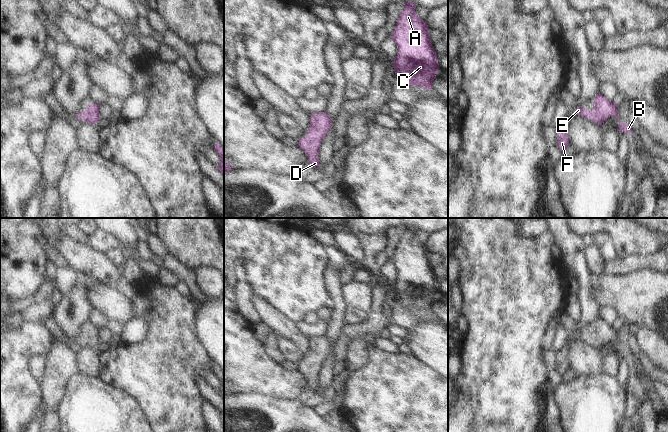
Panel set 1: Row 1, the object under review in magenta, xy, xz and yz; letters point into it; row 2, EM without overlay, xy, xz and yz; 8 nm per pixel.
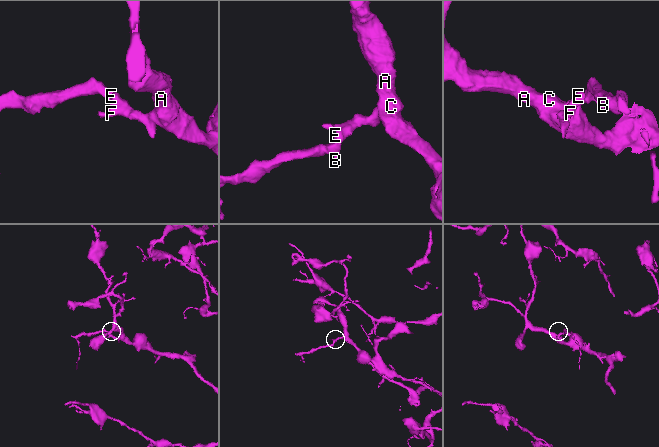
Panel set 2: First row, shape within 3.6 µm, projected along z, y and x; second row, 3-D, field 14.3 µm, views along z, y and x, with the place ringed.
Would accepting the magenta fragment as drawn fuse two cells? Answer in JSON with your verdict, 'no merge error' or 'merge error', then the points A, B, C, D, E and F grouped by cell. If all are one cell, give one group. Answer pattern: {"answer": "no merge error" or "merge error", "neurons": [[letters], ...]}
{"answer": "no merge error", "neurons": [["A", "B", "C", "D", "E", "F"]]}

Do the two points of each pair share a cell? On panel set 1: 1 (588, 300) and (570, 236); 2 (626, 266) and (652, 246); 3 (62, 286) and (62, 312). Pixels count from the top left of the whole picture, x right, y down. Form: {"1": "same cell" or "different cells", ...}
{"1": "same cell", "2": "different cells", "3": "different cells"}

